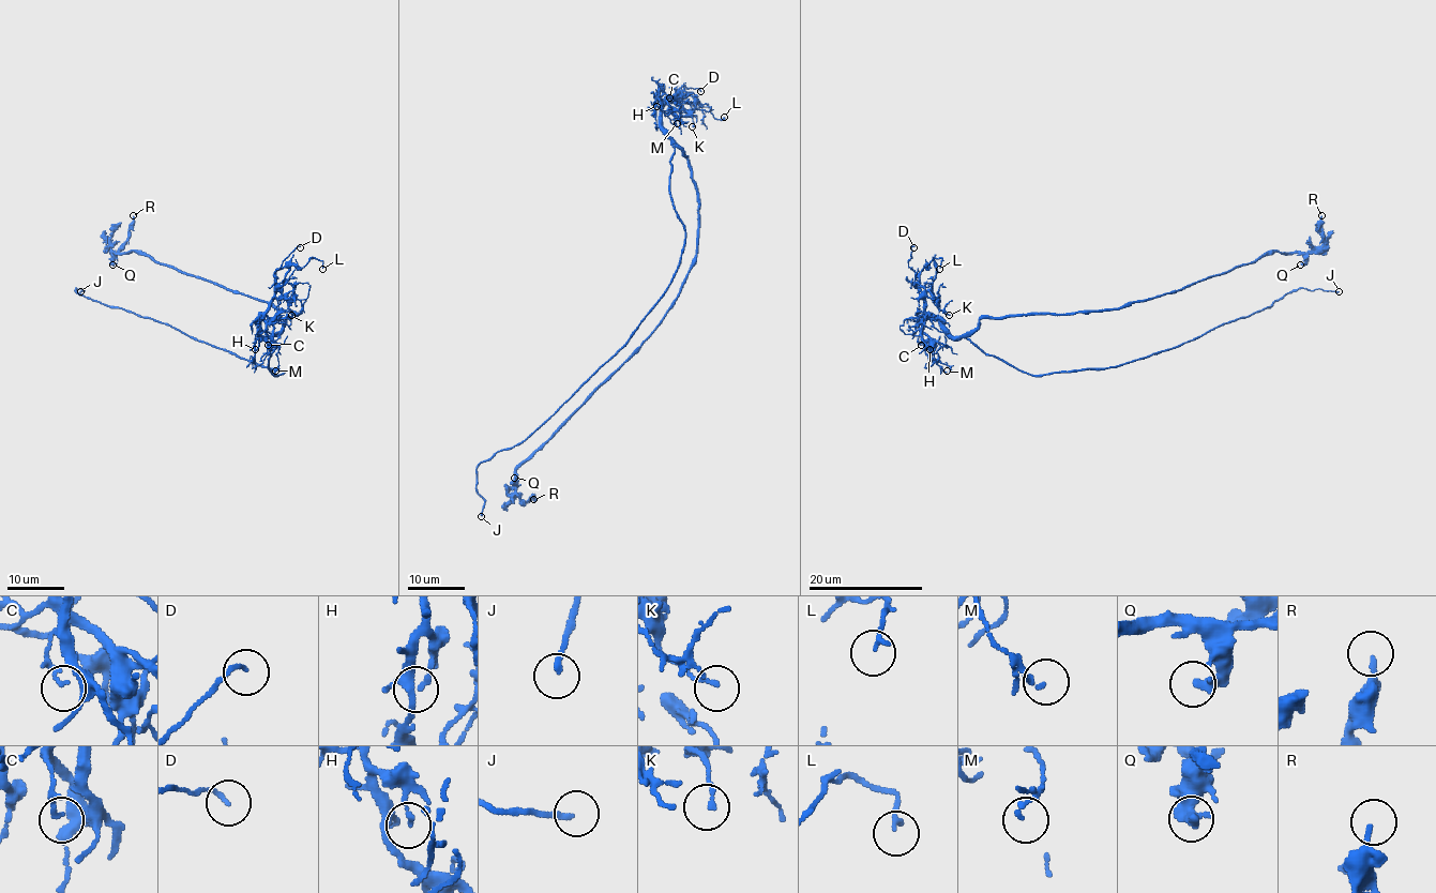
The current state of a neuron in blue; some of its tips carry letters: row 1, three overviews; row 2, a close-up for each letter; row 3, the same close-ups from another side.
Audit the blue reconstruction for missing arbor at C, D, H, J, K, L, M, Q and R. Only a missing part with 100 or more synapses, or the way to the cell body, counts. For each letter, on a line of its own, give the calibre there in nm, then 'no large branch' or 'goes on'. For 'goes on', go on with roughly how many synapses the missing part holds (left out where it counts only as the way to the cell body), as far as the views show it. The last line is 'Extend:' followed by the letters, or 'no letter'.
C: 150 nm | no large branch
D: 130 nm | no large branch
H: 150 nm | no large branch
J: 180 nm | goes on
K: 100 nm | no large branch
L: 140 nm | no large branch
M: 150 nm | no large branch
Q: 320 nm | no large branch
R: 200 nm | no large branch
Extend: J

